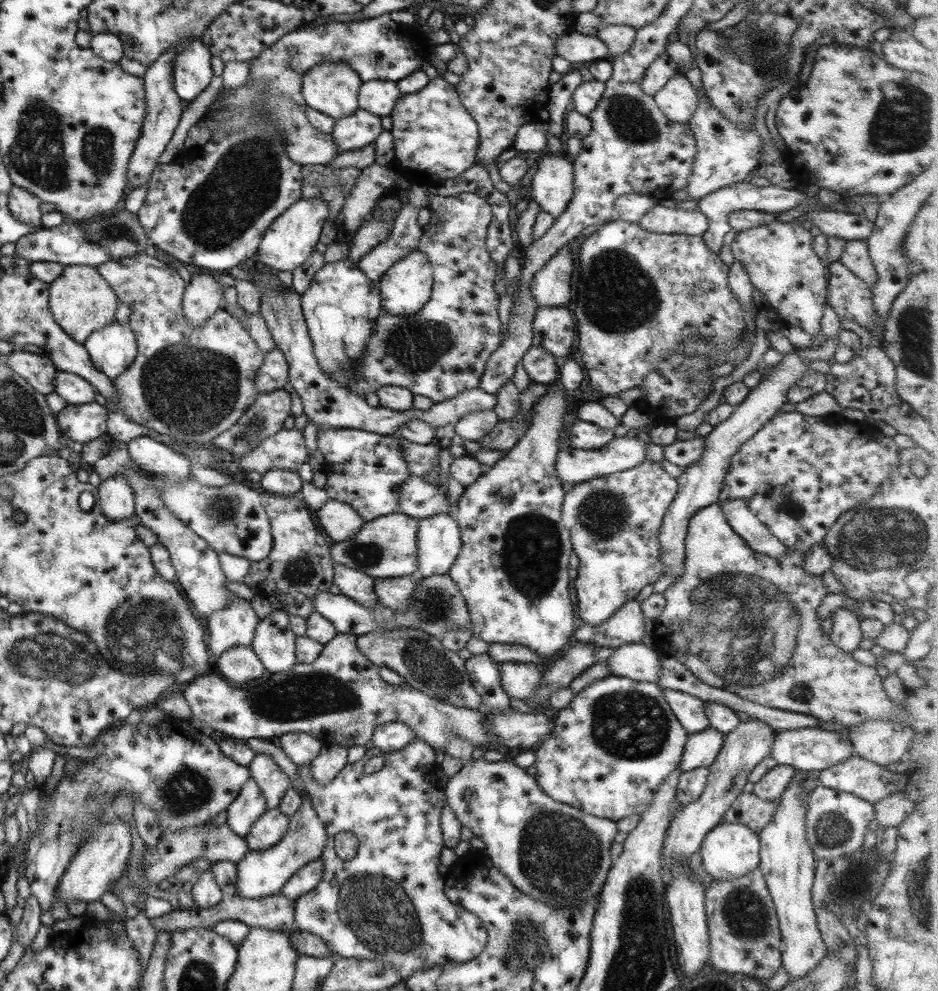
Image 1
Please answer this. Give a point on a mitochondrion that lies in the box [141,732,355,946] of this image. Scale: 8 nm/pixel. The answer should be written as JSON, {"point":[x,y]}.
{"point":[186,790]}

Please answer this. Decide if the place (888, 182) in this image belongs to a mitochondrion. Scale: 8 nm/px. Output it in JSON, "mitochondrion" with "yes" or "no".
{"mitochondrion":"no"}

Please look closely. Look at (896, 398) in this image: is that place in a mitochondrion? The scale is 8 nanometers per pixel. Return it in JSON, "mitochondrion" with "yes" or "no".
{"mitochondrion":"no"}

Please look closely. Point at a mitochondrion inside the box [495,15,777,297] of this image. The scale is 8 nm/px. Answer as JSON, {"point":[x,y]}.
{"point":[629,118]}

